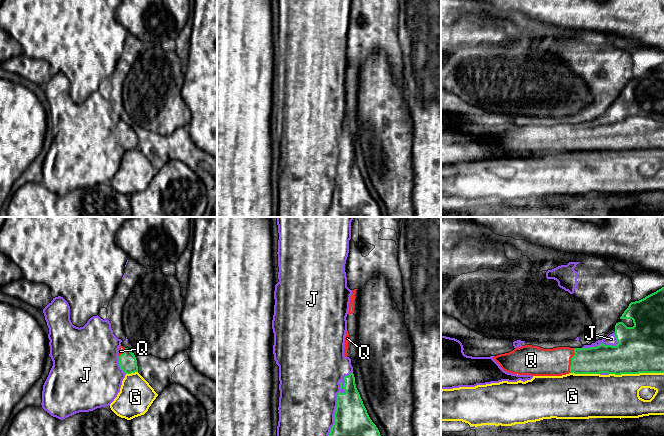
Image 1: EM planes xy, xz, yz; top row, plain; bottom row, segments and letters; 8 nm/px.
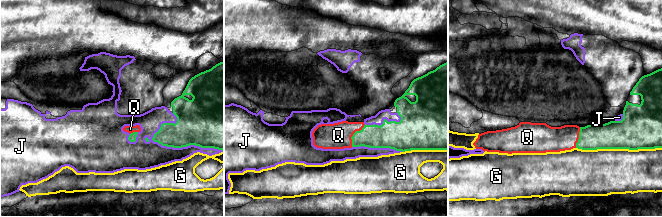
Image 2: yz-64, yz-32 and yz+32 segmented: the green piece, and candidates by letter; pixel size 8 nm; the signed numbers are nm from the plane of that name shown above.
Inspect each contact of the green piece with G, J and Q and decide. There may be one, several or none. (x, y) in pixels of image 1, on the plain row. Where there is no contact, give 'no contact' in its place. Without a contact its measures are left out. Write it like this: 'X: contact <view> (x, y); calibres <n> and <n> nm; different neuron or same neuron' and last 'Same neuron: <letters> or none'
G: contact yz (636, 149); calibres 380 and 360 nm; different neuron
J: contact xz (337, 178); calibres 320 and 460 nm; different neuron
Q: contact yz (571, 136); calibres 220 and 220 nm; same neuron
Same neuron: Q

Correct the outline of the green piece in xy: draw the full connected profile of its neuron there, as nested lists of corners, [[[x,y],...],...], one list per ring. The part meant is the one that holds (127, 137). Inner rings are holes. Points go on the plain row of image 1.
[[[120,122],[118,125],[119,142],[125,150],[138,148],[137,136],[130,125]]]

